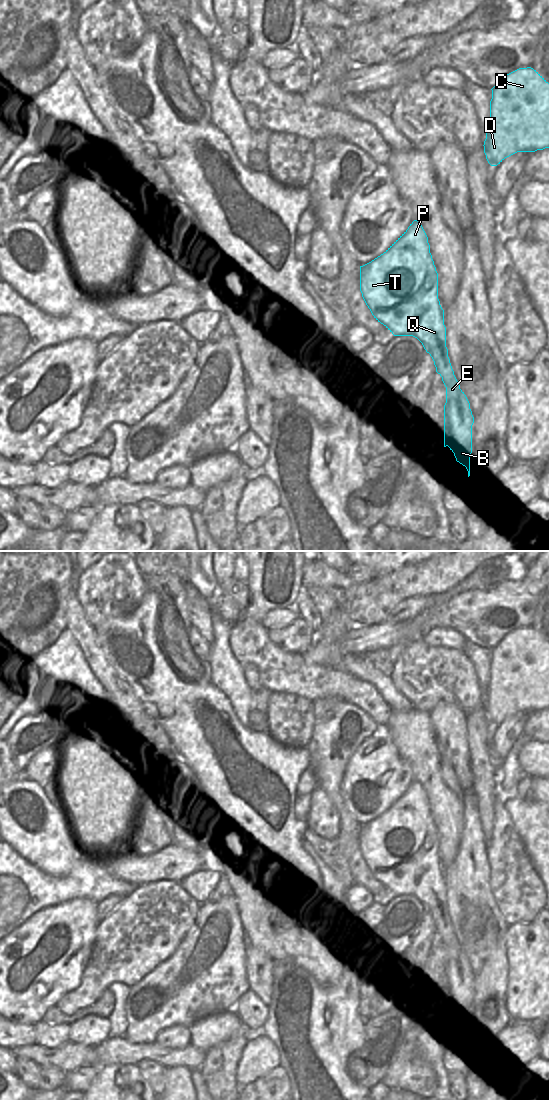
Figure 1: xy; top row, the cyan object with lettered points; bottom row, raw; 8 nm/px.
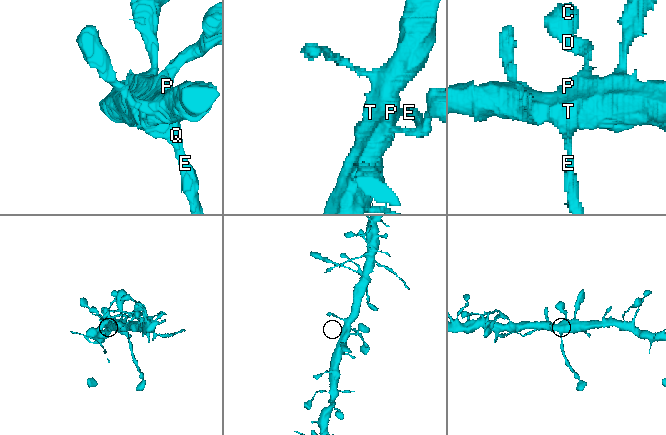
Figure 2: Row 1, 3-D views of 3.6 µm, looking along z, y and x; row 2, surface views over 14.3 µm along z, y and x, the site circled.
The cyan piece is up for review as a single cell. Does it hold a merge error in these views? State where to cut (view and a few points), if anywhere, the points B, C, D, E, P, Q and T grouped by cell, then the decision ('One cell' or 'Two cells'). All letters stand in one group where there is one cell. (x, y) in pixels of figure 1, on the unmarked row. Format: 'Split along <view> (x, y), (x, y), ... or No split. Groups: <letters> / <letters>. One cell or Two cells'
Split along xy (426, 910), (440, 910), (443, 913), (443, 921), (450, 926). Groups: B E / C D P Q T. Two cells

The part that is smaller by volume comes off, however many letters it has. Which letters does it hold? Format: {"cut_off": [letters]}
{"cut_off": ["B", "E"]}

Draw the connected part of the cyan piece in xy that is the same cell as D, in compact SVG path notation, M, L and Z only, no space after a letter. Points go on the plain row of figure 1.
M519 628L492 649L484 713L491 726L517 712L549 708L549 643L533 628Z

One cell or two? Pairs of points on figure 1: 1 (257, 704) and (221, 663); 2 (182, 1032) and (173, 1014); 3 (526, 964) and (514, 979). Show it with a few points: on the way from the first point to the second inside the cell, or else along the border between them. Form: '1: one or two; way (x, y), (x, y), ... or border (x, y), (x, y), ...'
1: two; border (252, 691), (249, 709)
2: two; border (189, 1025), (169, 1025), (157, 1035)
3: one; way (525, 968), (518, 975)

